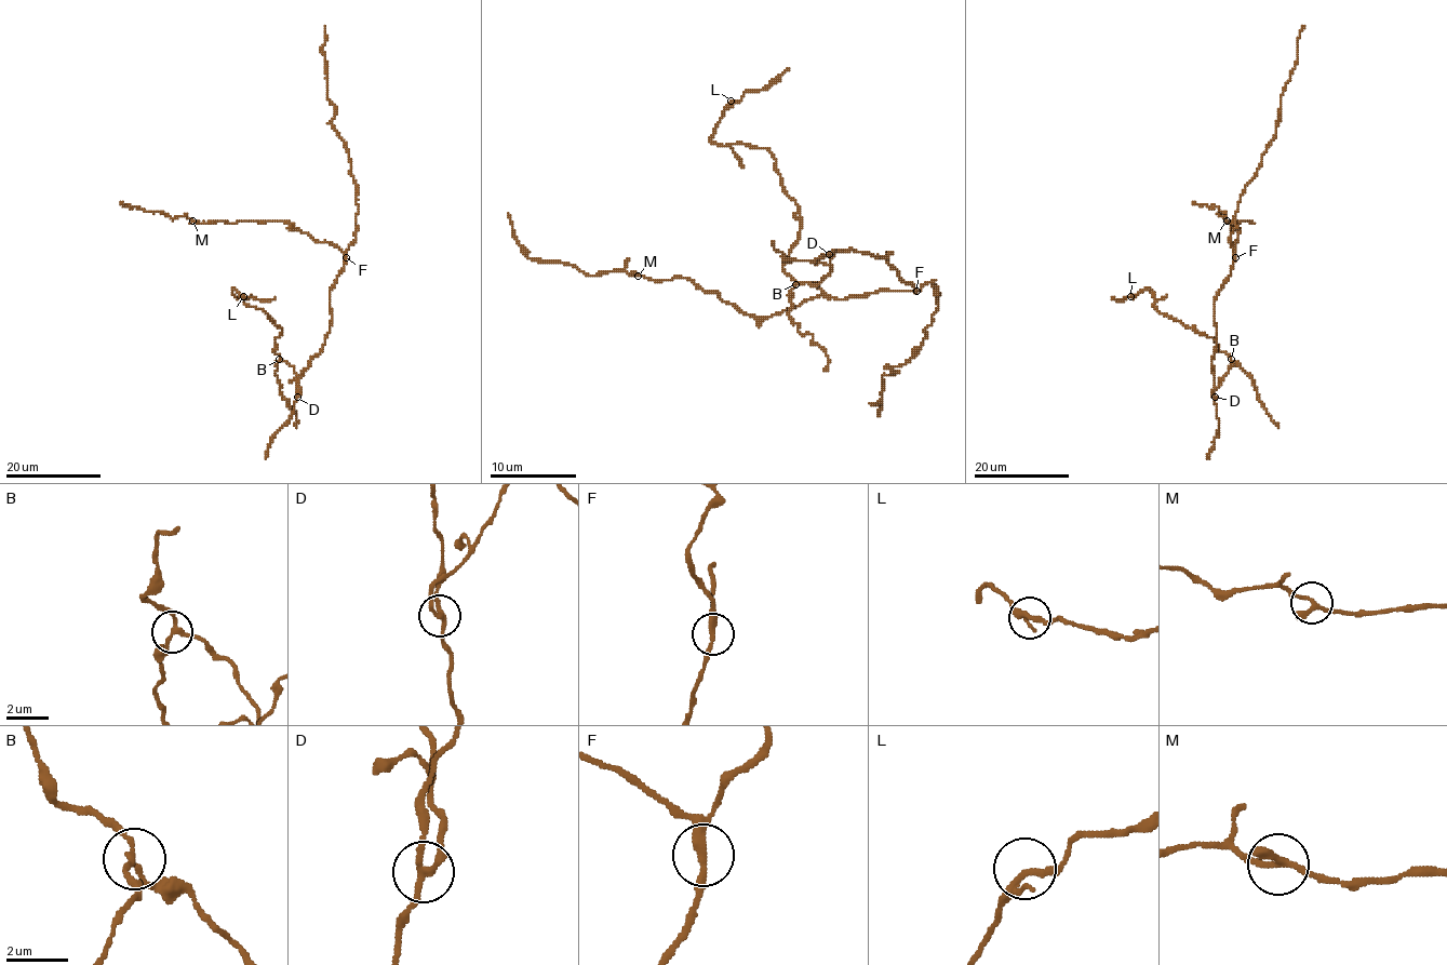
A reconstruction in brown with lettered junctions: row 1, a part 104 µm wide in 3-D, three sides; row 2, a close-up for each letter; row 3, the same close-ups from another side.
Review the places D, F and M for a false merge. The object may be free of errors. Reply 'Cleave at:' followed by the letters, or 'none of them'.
Cleave at: D

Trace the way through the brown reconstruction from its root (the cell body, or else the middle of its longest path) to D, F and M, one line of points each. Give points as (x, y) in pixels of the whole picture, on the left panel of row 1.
D: (332, 310), (329, 333), (322, 350), (310, 361), (299, 379), (297, 398)
F: (332, 310), (329, 291), (346, 257)
M: (332, 310), (329, 291), (345, 264), (344, 251), (326, 242), (316, 242), (283, 222), (192, 220)

